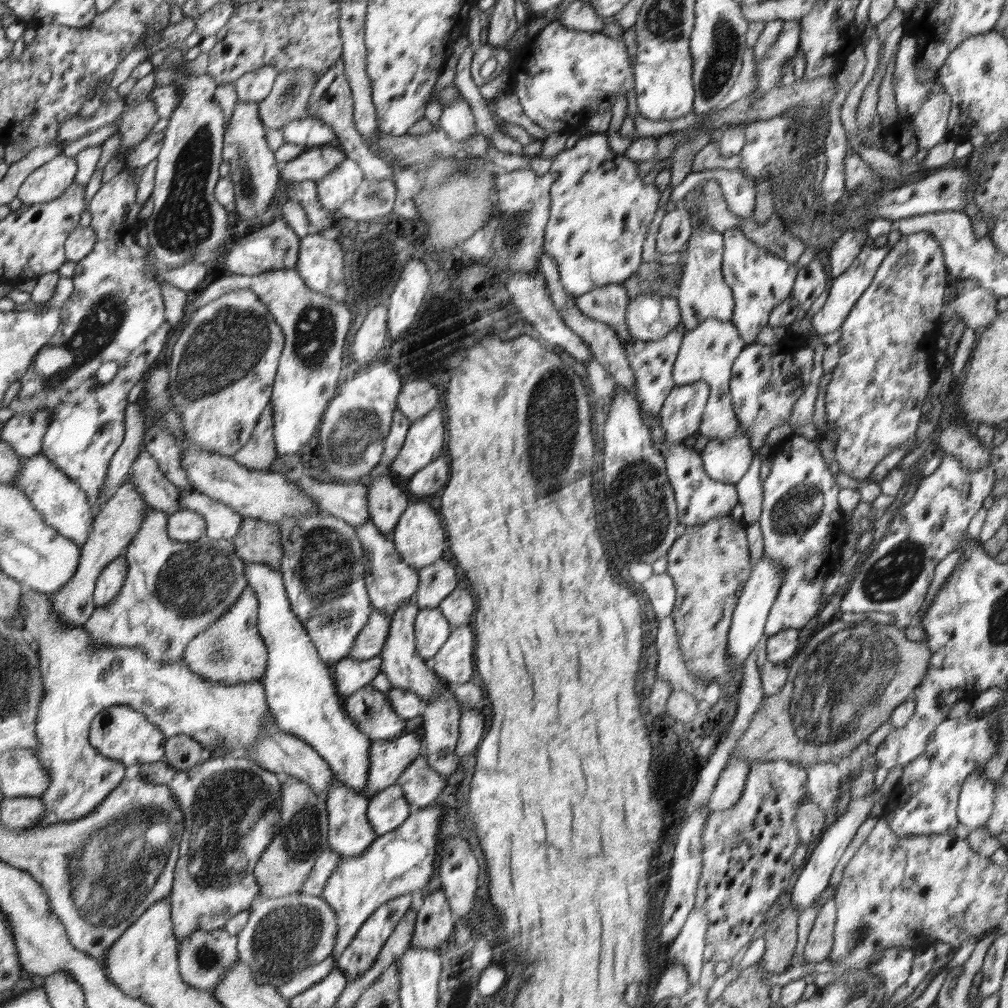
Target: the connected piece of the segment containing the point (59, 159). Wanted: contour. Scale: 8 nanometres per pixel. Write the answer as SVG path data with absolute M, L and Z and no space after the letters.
M62 153L26 180L19 192L19 198L26 205L49 203L59 199L72 184L76 184L78 172L80 162L77 157Z

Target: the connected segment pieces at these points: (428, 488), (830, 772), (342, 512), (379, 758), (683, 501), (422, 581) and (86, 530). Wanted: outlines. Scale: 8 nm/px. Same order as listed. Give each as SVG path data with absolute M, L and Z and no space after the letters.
M439 456L432 463L428 463L426 467L417 472L416 475L410 477L408 490L416 496L426 496L426 494L434 494L440 488L444 488L449 481L451 473L448 466L448 457Z
M830 762L816 763L806 768L809 779L806 782L808 798L823 811L831 813L832 806L839 799L841 772L838 765Z
M306 476L296 480L296 484L315 500L315 510L347 521L352 526L360 526L369 520L368 489L358 482L322 484Z
M416 733L391 740L372 740L369 748L369 778L364 796L373 797L376 792L397 784L401 774L420 753L420 740Z
M665 440L663 456L666 460L667 475L675 494L675 503L679 520L683 526L703 526L715 516L729 516L732 509L739 502L738 490L735 484L712 480L703 469L703 459L700 452L693 447L687 448L684 444Z
M448 558L418 571L419 588L416 589L415 600L420 609L437 608L457 586L456 573Z
M43 452L32 458L23 457L23 463L23 471L12 485L27 492L36 508L43 512L48 524L58 528L64 536L75 540L81 547L86 546L96 519L88 492Z

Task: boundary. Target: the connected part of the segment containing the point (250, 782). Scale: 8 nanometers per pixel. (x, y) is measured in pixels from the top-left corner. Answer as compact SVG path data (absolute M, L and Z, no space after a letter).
M236 754L228 756L214 757L210 760L204 761L202 764L188 769L187 771L176 768L168 763L152 762L141 765L140 775L148 777L157 785L170 785L175 792L175 797L179 800L179 803L183 806L185 815L187 816L187 823L185 824L184 838L182 838L181 858L176 871L176 888L172 891L170 896L171 903L173 904L174 922L175 922L175 935L182 939L188 938L191 934L194 934L197 930L220 930L226 928L228 921L232 920L240 912L249 910L255 905L259 898L259 884L255 876L254 870L256 864L259 863L260 858L263 856L263 852L267 850L268 846L271 846L272 840L279 834L281 824L283 823L283 784L285 778L277 772L270 772L266 768L262 768L259 764L256 764L253 760L244 756L237 756Z

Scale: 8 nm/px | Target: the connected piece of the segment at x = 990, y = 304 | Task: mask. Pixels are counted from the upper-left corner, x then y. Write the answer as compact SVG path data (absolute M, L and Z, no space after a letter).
M980 286L963 288L954 301L953 311L970 328L988 326L998 318L998 297Z

